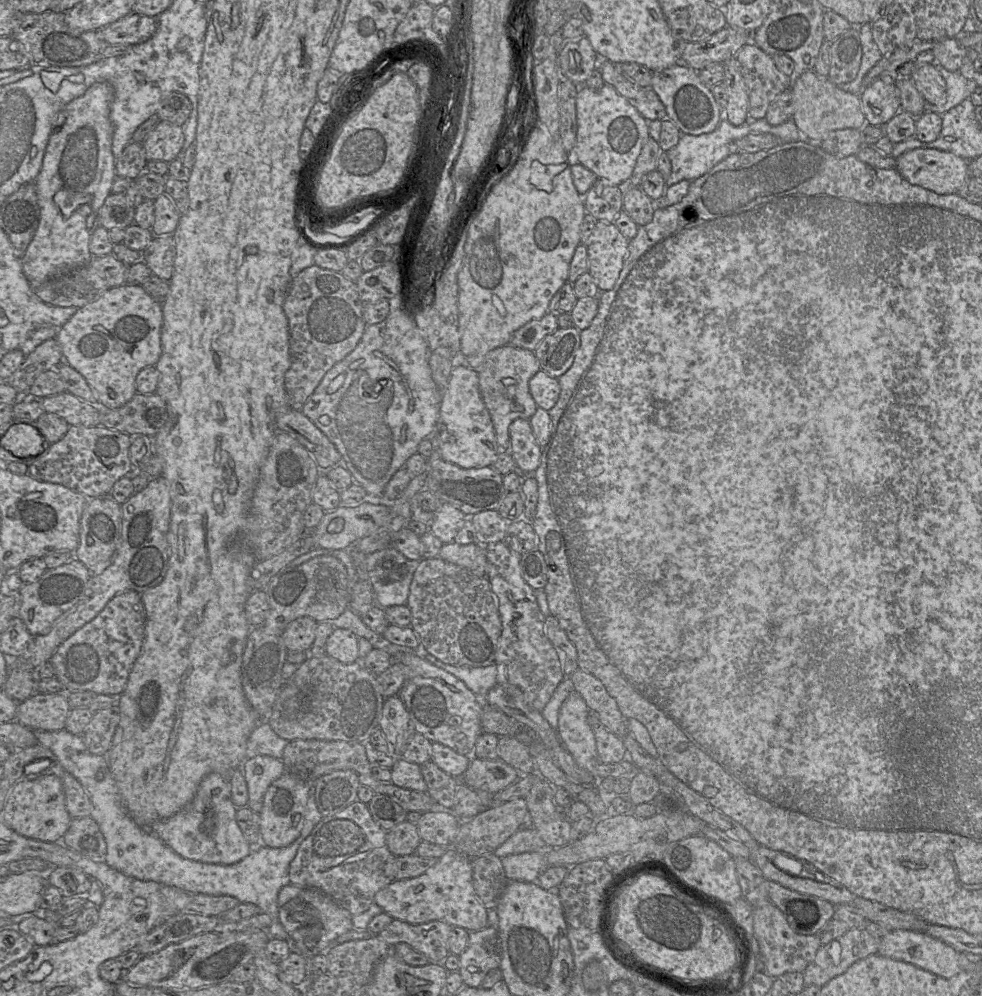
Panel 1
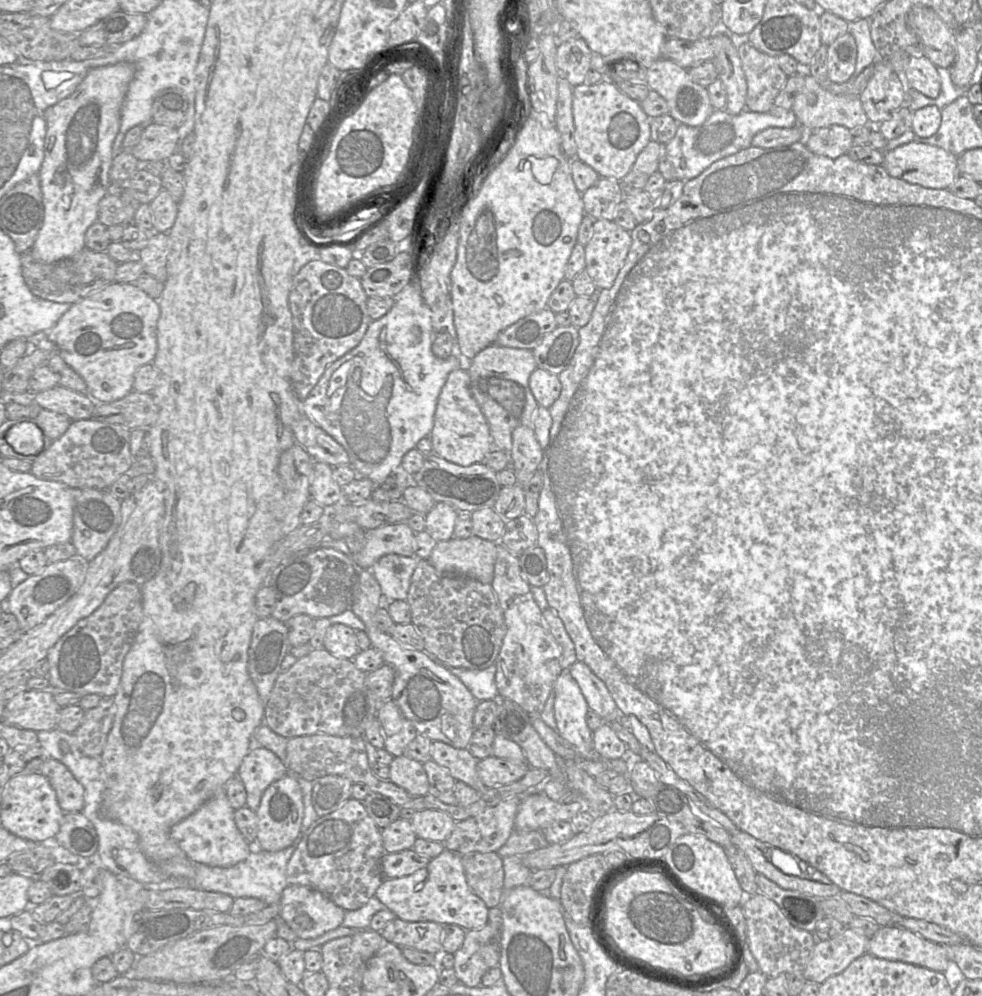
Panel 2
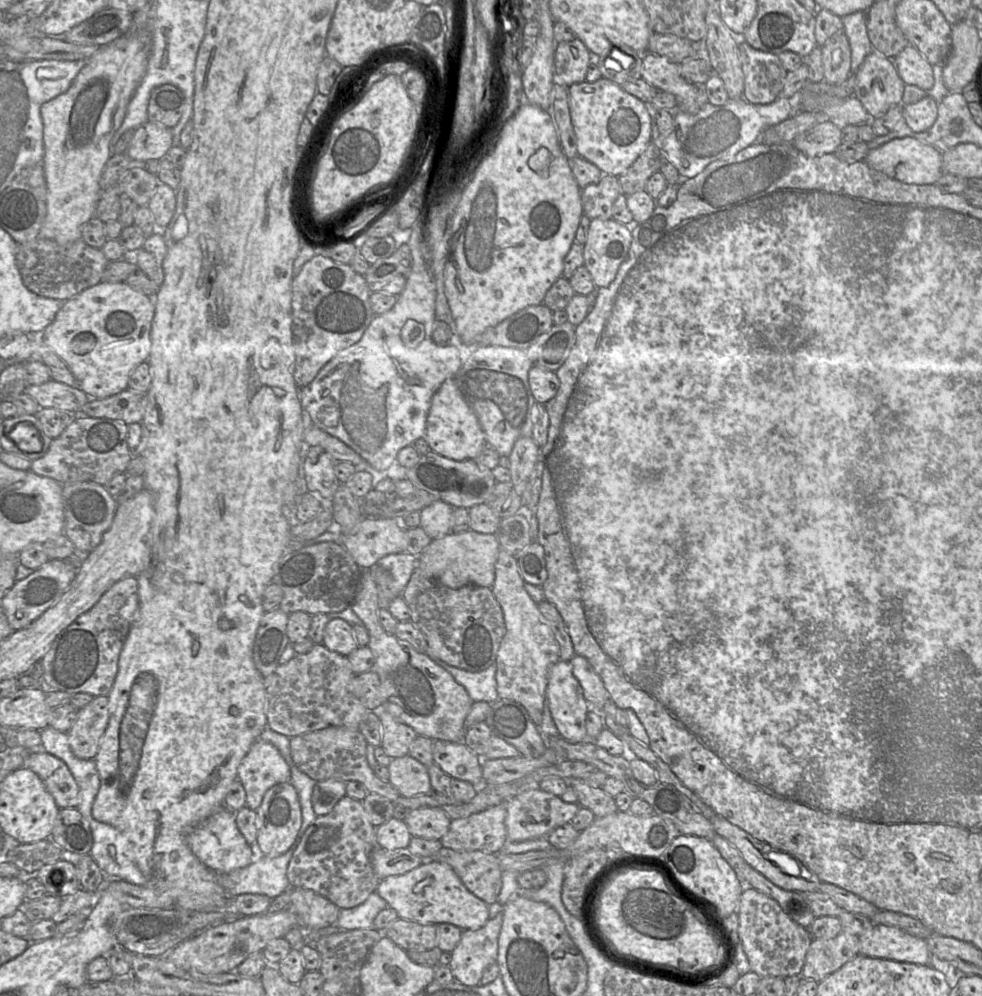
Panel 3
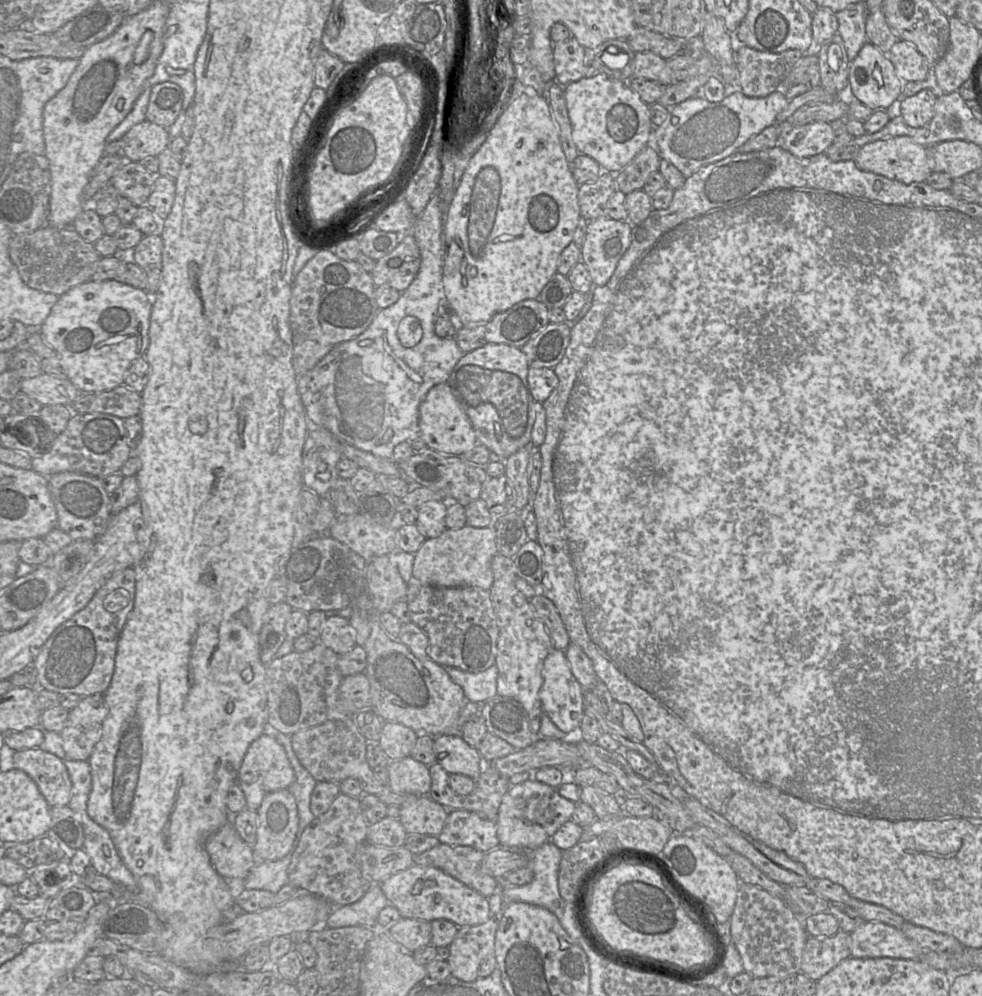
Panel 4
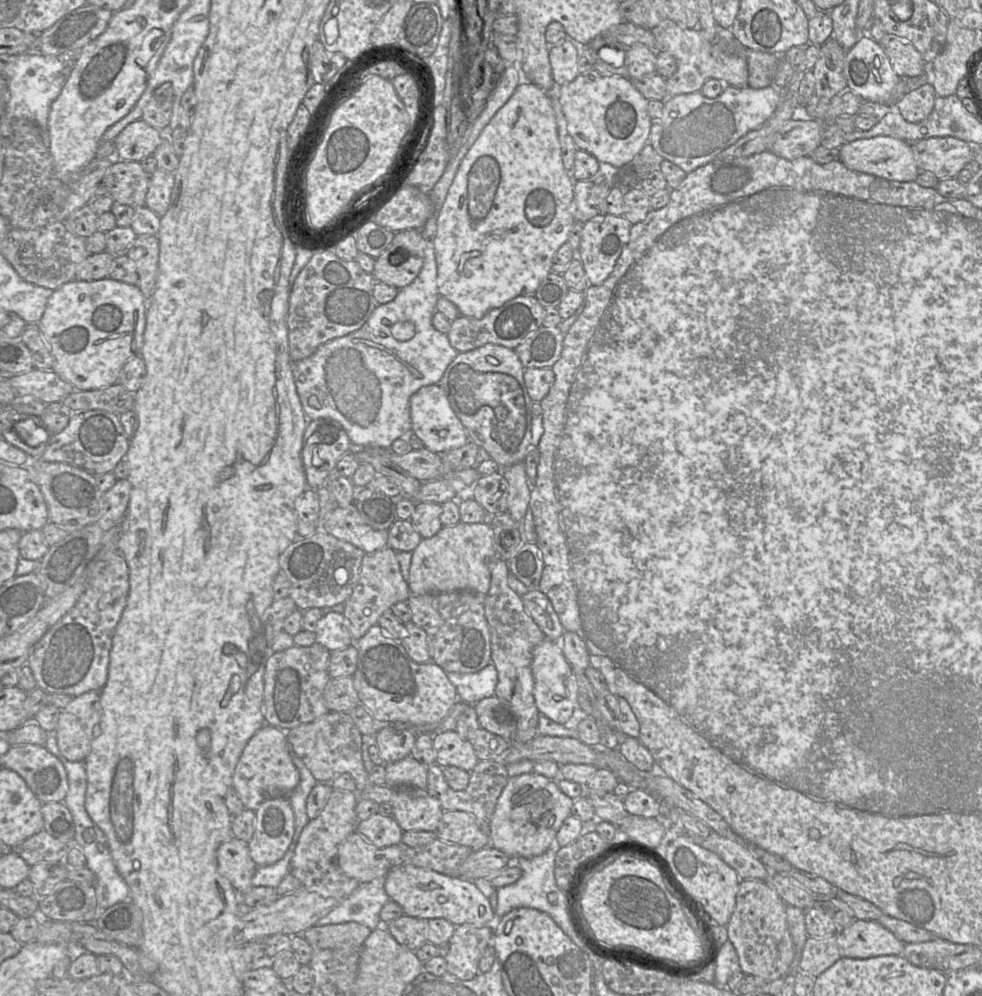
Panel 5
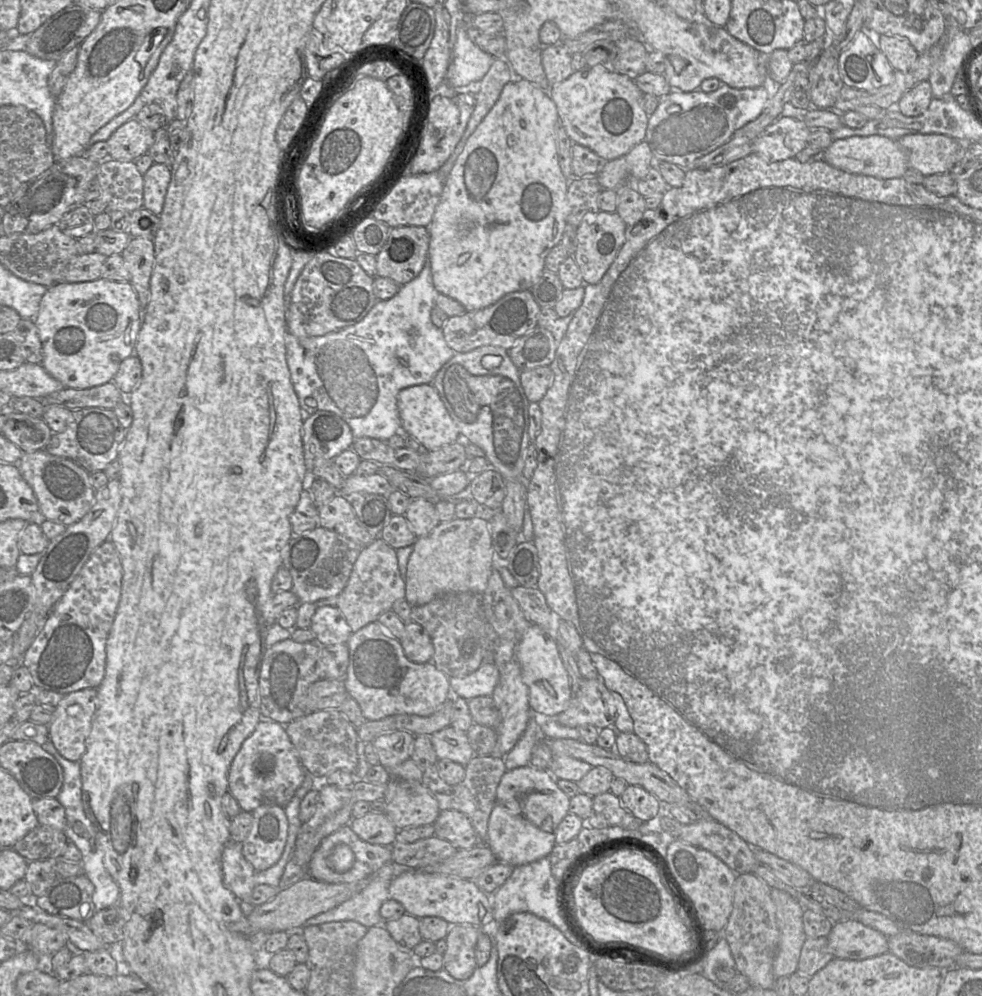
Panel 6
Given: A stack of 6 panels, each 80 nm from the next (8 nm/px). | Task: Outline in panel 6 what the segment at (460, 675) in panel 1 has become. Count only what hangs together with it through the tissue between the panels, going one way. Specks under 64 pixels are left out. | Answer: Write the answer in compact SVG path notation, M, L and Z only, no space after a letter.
M483 663L473 673L449 678L452 696L469 700L478 696L491 696L499 681L499 671L494 663Z

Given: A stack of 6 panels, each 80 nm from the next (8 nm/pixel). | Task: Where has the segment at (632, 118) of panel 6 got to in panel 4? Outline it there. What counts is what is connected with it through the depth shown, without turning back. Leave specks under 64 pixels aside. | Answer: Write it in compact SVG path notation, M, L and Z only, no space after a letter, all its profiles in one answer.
M598 72L593 77L583 77L564 86L568 117L572 126L572 138L579 153L593 158L603 171L618 173L647 145L653 144L653 124L650 105L642 101L627 81L613 80Z

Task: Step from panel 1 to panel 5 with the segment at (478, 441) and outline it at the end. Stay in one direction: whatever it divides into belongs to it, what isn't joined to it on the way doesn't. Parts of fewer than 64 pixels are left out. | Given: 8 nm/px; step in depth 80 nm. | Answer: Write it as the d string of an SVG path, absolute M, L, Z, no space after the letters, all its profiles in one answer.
M438 384L421 387L410 398L411 429L426 449L442 454L469 442L467 432L452 410L444 390Z

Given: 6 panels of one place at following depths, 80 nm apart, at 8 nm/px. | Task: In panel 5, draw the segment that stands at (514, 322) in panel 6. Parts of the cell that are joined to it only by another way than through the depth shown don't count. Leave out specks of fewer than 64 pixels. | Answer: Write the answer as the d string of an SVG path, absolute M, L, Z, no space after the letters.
M534 295L518 296L499 308L490 310L480 319L460 315L451 322L447 334L450 344L460 352L467 352L485 344L498 344L515 349L531 333L543 326L544 307Z

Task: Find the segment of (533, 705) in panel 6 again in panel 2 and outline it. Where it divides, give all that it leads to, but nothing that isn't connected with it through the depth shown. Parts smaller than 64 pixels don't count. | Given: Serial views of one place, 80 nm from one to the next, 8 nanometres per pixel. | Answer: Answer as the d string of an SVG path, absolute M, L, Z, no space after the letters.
M570 668L562 670L553 689L557 732L576 749L581 758L599 760L600 756L594 750L593 732L586 721L589 707L578 683L570 674Z

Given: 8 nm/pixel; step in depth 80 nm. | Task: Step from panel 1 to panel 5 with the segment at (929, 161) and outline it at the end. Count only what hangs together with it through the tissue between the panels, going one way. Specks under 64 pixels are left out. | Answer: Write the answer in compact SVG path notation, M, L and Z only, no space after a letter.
M876 136L845 143L839 148L839 151L839 160L847 168L887 180L913 182L920 171L916 164L911 144L889 136Z

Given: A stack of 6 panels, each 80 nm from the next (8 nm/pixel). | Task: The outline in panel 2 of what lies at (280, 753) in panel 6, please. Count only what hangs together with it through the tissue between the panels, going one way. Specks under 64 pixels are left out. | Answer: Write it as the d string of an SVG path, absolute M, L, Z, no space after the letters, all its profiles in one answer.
M252 746L237 776L246 789L246 806L256 812L266 788L287 774L287 767L272 751Z

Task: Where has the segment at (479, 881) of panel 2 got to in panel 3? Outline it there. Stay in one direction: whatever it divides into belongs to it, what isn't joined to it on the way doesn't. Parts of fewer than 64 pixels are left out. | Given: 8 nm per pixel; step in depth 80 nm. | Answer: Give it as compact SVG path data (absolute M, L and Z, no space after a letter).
M442 847L428 860L436 860L451 866L464 886L486 904L498 902L503 870L497 854L456 851Z

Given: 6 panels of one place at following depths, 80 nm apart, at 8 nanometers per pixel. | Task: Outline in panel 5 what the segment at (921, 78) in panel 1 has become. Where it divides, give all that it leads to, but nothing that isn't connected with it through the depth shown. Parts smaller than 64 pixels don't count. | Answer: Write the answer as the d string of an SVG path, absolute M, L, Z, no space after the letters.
M886 35L879 44L900 78L916 78L928 70L929 64L909 40Z

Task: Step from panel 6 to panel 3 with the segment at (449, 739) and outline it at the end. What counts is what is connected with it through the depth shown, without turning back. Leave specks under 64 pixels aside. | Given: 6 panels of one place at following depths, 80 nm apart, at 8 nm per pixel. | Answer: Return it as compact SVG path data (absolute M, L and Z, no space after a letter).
M433 740L433 763L451 778L467 781L475 787L484 784L482 759L471 751L464 742Z

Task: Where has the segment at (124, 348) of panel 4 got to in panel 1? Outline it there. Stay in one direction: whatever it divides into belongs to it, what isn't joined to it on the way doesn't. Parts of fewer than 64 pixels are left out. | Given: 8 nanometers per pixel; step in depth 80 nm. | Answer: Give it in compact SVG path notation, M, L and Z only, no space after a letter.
M123 284L118 287L111 288L104 292L99 298L88 303L87 305L78 308L77 312L70 318L70 320L64 324L58 331L55 339L58 341L62 354L63 361L69 364L71 367L76 369L87 381L89 386L92 388L96 403L100 408L116 409L125 405L130 401L133 396L137 393L136 390L136 377L138 373L149 366L155 366L160 359L162 348L161 348L161 328L163 325L163 311L162 303L152 298L141 285L138 284Z

